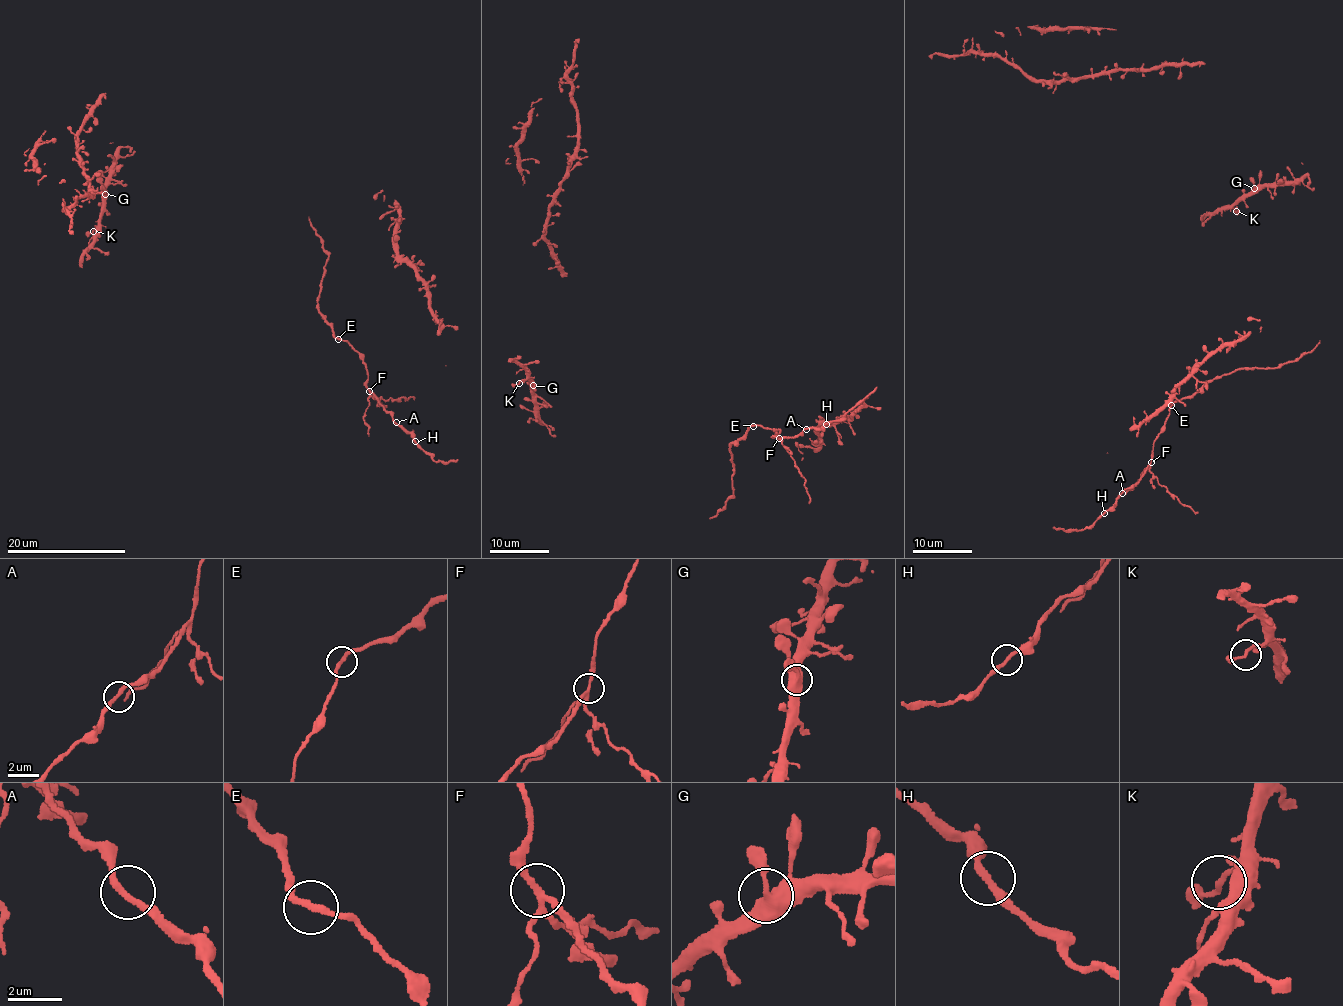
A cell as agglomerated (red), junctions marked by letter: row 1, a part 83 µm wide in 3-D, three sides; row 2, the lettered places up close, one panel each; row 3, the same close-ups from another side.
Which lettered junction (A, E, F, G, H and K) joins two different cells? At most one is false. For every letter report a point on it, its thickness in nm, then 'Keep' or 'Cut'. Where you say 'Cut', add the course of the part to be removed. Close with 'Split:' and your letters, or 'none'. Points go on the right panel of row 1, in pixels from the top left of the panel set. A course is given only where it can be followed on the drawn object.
A: Place: (1122, 493). Thickness 240 nm. Keep
E: Place: (1171, 405). Thickness 220 nm. Keep
F: Place: (1151, 462). Thickness 200 nm. Cut. Course of the part to remove: (1151, 462), (1150, 471), (1159, 484), (1198, 513)
G: Place: (1254, 188). Thickness 440 nm. Keep
H: Place: (1104, 513). Thickness 240 nm. Keep
K: Place: (1236, 211). Thickness 180 nm. Keep
Split: F

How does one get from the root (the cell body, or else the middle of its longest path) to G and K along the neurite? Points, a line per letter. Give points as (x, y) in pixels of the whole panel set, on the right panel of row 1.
G: (1313, 189), (1300, 182), (1254, 188)
K: (1313, 189), (1301, 182), (1263, 185), (1234, 206), (1236, 211)

